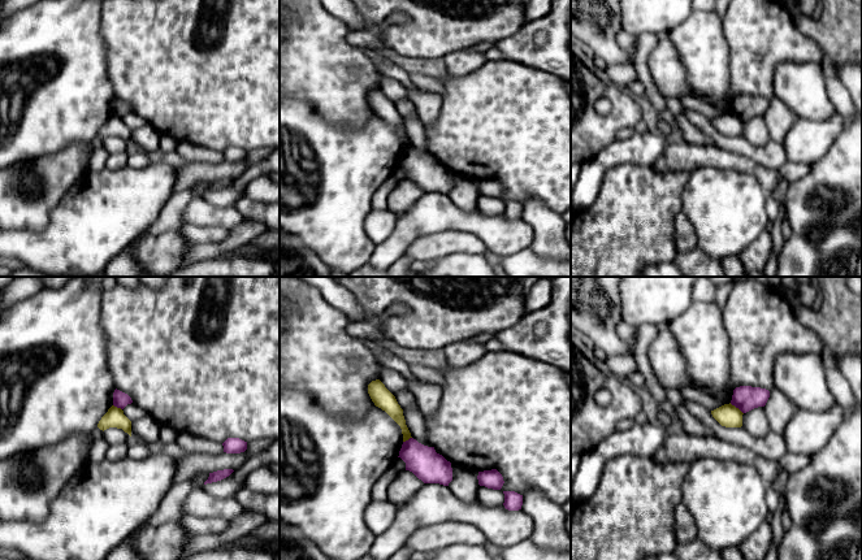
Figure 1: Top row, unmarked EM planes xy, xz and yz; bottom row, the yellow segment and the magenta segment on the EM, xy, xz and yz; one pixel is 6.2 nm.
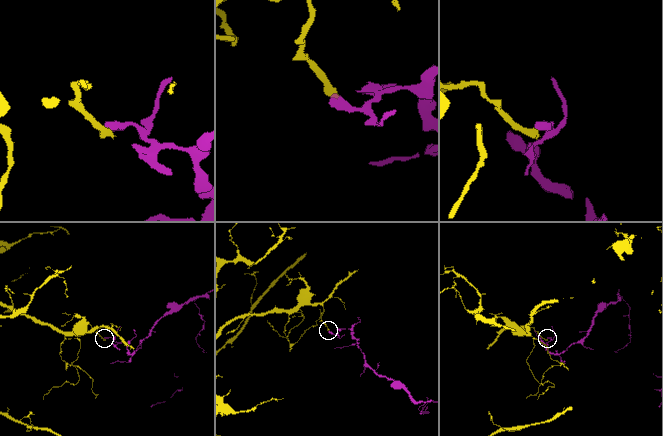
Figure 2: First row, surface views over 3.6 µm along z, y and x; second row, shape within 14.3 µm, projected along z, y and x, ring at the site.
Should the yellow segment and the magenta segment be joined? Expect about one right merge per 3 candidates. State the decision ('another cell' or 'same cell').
another cell

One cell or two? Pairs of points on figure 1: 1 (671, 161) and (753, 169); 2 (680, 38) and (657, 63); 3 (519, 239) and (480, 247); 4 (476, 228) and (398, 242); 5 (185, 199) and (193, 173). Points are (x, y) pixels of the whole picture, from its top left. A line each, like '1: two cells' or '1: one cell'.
1: one cell
2: two cells
3: two cells
4: one cell
5: two cells

